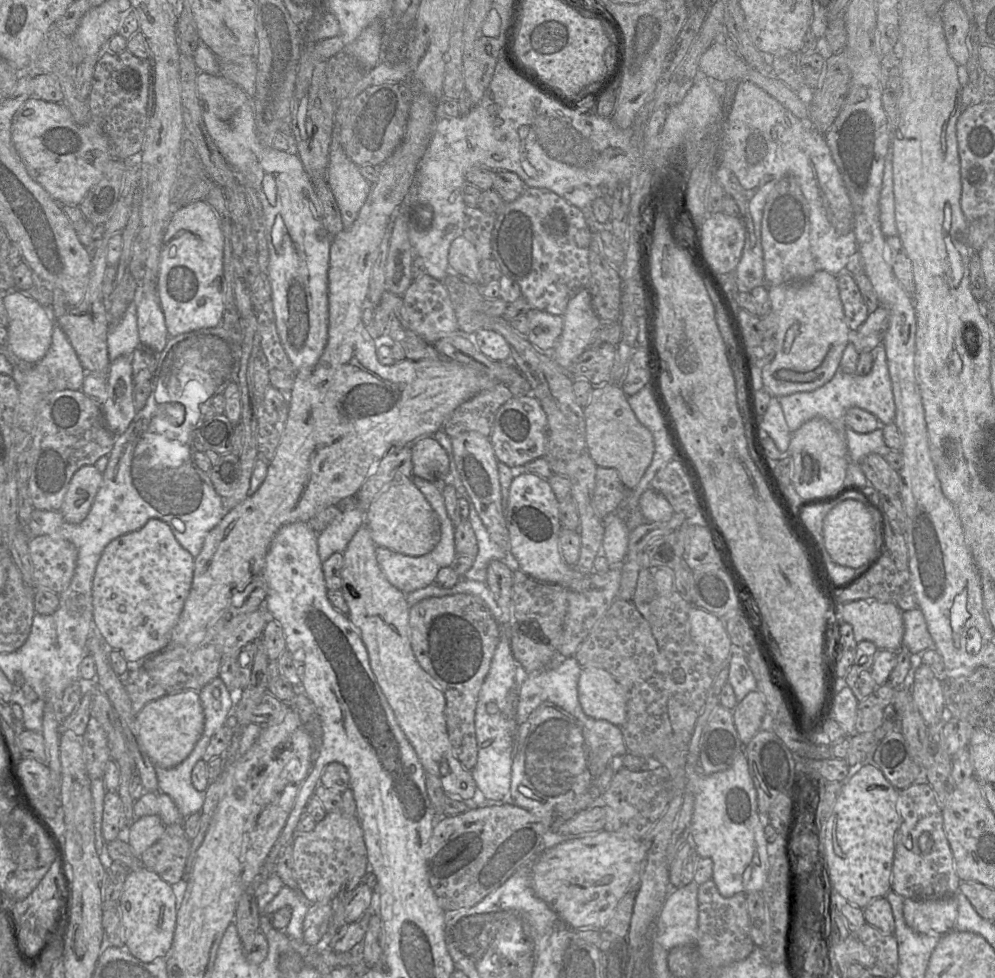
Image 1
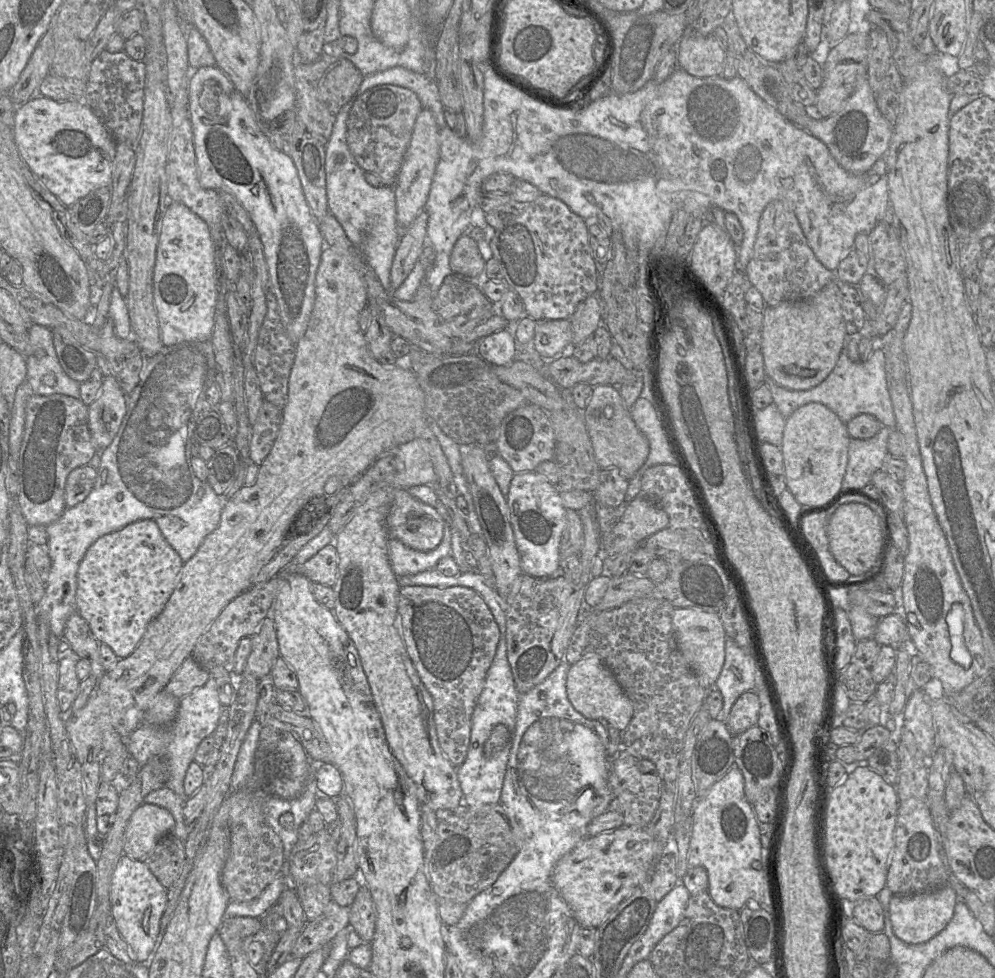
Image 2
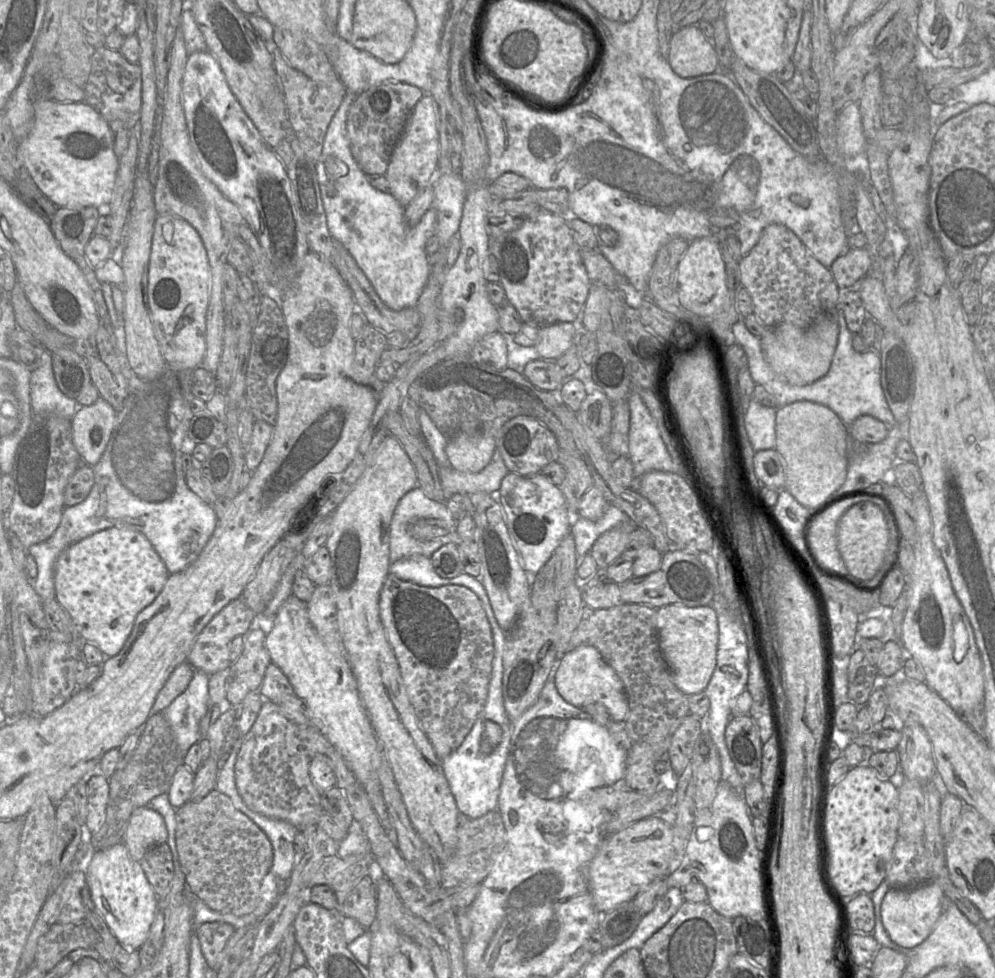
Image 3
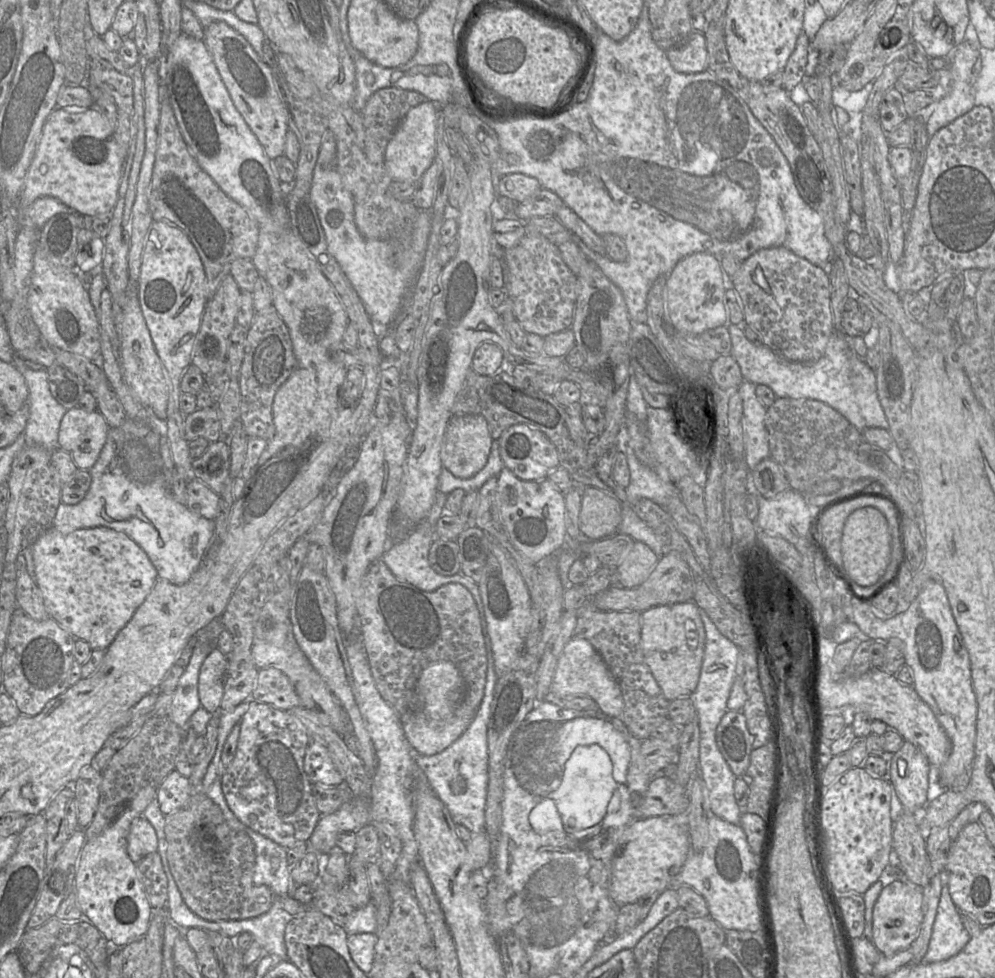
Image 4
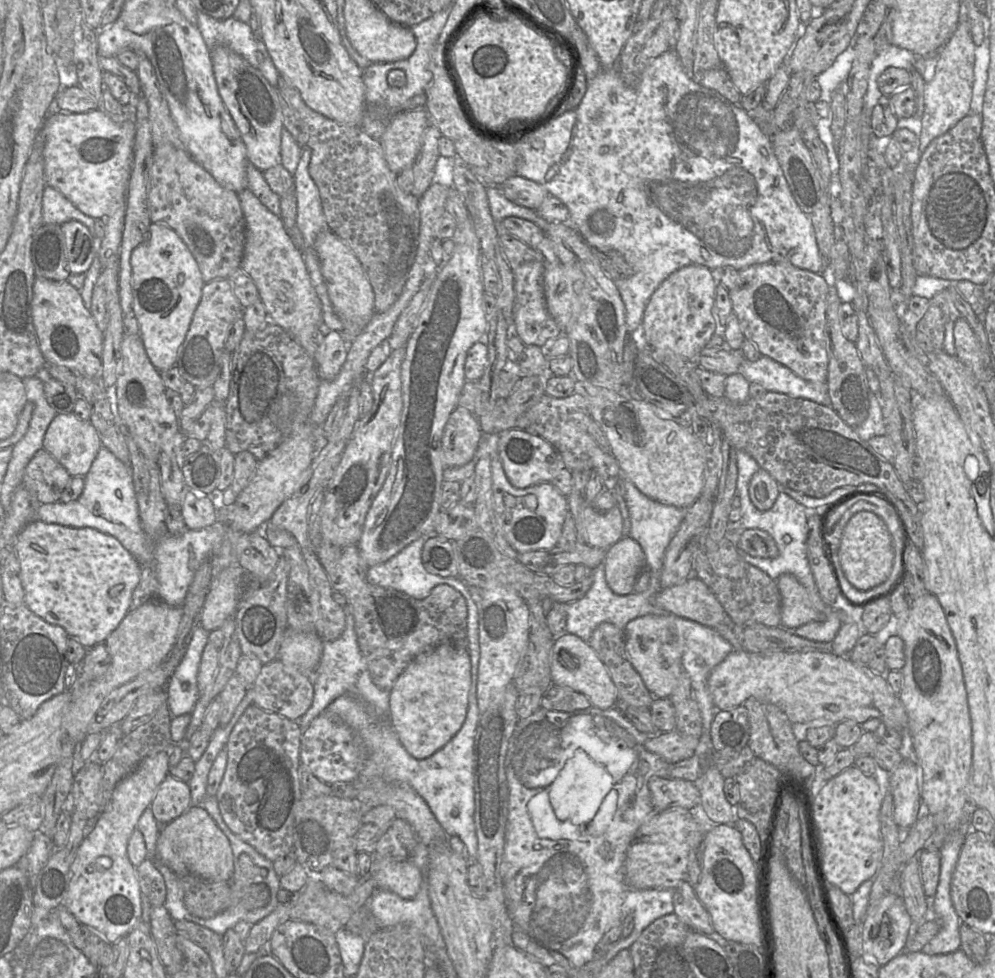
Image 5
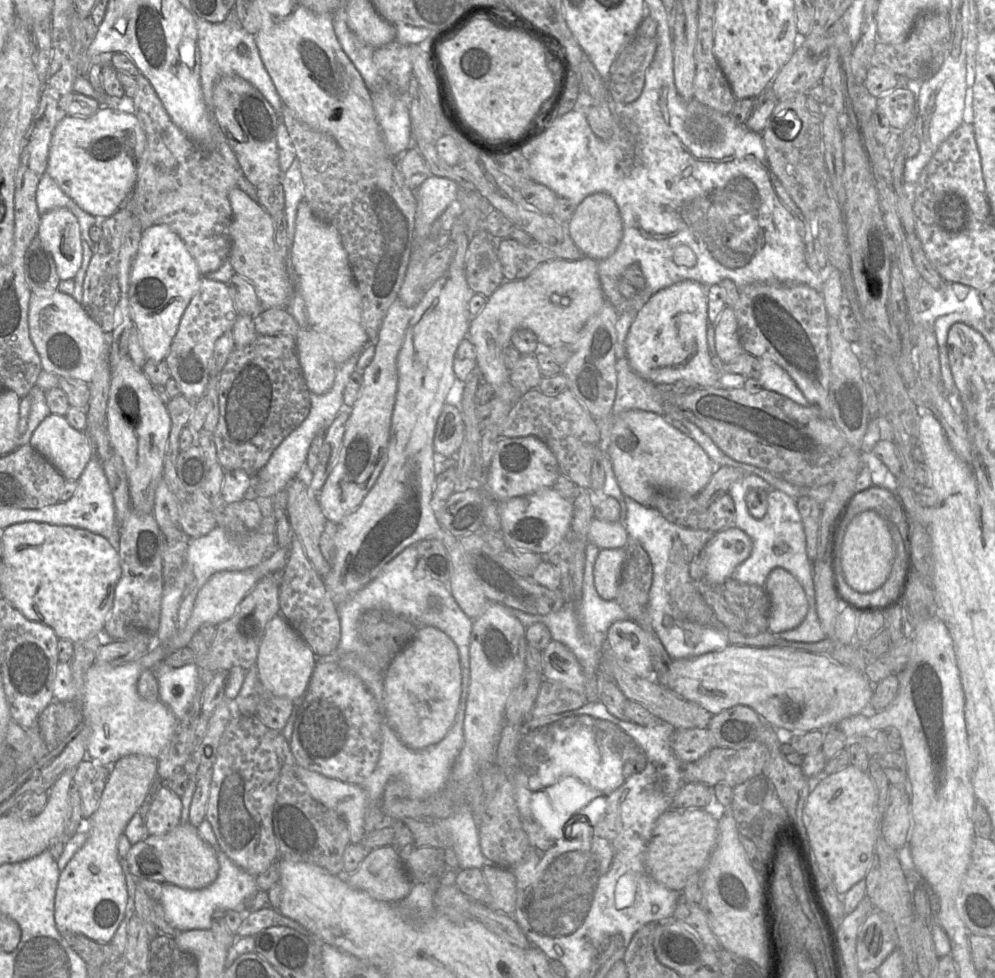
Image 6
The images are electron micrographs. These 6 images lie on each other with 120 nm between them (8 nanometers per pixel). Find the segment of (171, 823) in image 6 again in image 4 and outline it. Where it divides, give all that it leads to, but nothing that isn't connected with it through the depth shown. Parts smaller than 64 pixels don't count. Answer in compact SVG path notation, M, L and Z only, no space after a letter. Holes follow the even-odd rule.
M173 770L157 789L156 799L166 816L179 809L193 794L190 779Z

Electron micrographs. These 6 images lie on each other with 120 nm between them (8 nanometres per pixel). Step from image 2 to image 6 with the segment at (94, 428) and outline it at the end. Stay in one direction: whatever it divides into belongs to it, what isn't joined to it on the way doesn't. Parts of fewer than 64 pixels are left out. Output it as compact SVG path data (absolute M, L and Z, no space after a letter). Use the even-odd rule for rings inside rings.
M48 415L35 429L29 445L65 478L77 481L92 458L88 434L70 426L65 416Z

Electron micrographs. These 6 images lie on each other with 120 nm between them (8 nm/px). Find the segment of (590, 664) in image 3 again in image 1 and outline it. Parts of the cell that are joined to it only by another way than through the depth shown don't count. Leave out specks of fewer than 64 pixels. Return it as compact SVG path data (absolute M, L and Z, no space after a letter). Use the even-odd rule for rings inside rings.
M582 667L578 680L578 698L584 713L621 727L627 716L622 687L603 668Z

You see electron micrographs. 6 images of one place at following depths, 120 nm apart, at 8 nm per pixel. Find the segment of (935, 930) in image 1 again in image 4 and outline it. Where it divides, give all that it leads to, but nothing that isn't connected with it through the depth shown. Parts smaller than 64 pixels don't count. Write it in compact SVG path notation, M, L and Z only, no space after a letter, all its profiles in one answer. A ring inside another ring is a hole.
M904 880L885 886L873 908L873 943L882 956L893 956L911 947L923 921L923 888Z

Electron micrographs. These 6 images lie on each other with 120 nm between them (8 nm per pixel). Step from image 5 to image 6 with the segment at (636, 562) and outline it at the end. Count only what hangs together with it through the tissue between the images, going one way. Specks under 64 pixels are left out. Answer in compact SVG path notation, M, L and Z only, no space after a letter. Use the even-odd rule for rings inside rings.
M624 548L600 549L594 565L594 585L602 599L615 600L624 561Z

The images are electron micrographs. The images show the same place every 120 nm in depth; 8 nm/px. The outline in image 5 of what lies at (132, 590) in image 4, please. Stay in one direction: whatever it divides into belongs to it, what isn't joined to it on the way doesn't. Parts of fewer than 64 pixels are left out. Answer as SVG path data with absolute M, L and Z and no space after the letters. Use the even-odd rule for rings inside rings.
M38 520L23 528L13 550L20 564L24 605L46 622L61 626L85 648L105 643L130 611L133 591L140 581L141 565L115 537L94 528L71 528Z

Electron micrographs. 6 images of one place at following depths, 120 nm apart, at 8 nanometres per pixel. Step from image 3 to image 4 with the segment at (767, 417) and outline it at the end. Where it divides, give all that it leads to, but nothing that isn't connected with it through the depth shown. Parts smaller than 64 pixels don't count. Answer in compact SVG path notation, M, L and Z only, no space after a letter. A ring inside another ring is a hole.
M743 380L737 390L743 402L742 432L746 462L751 470L769 457L769 440L765 427L767 407L755 395L755 385Z

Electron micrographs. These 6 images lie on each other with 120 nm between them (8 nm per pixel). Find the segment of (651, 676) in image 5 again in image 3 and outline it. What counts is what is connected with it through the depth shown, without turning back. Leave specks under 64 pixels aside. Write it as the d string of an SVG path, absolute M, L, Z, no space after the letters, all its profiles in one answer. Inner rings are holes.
M666 605L656 611L656 628L660 651L674 684L686 696L703 692L716 667L718 622L715 610L711 605L698 607Z

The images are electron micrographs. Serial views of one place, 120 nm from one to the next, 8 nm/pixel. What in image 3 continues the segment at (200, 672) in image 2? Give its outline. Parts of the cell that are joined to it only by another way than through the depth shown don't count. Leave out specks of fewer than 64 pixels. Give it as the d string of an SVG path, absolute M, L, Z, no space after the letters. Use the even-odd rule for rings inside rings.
M185 661L178 665L157 694L151 714L163 712L171 702L183 693L193 678L195 669Z

